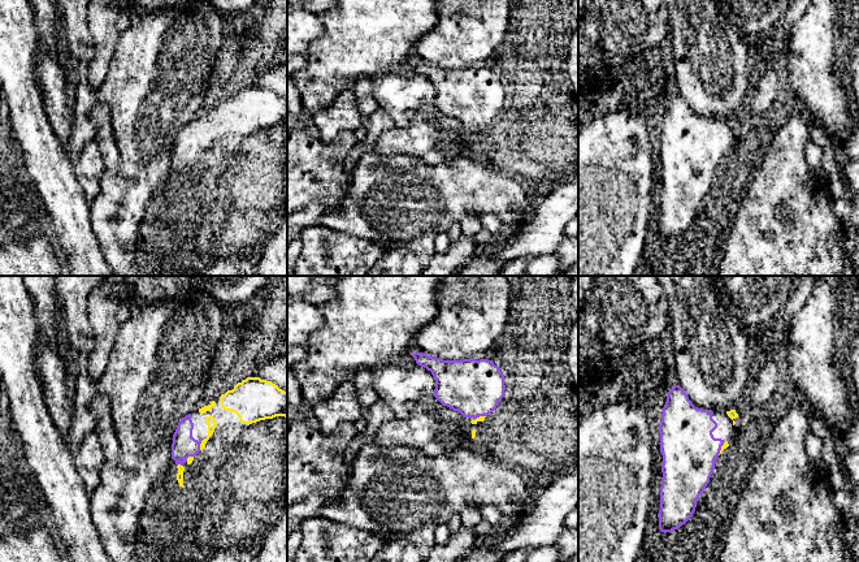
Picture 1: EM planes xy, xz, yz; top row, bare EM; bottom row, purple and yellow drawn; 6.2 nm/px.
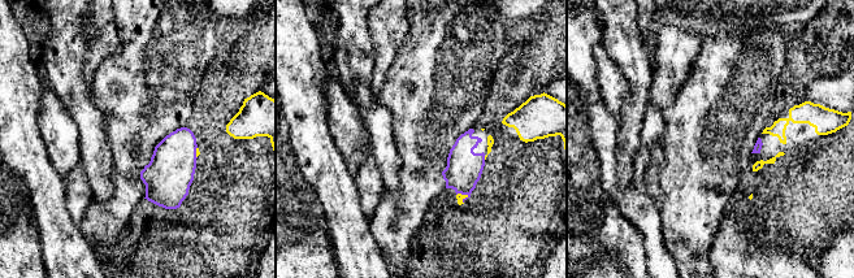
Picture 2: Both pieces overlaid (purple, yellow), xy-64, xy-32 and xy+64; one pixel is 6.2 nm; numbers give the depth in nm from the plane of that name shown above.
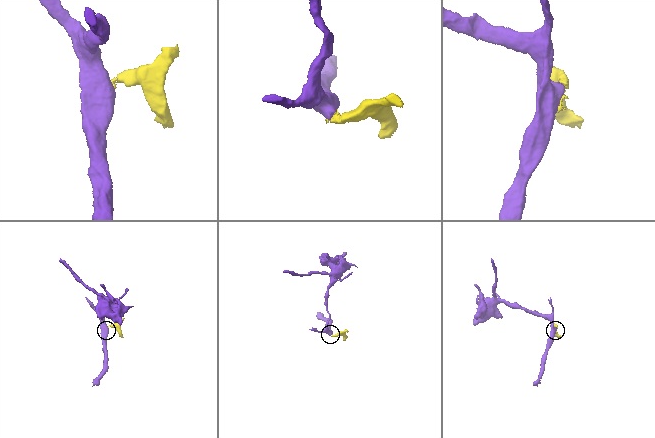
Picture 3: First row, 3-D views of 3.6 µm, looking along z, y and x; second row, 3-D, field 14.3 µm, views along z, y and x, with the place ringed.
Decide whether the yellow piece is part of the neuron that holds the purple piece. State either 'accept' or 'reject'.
accept

